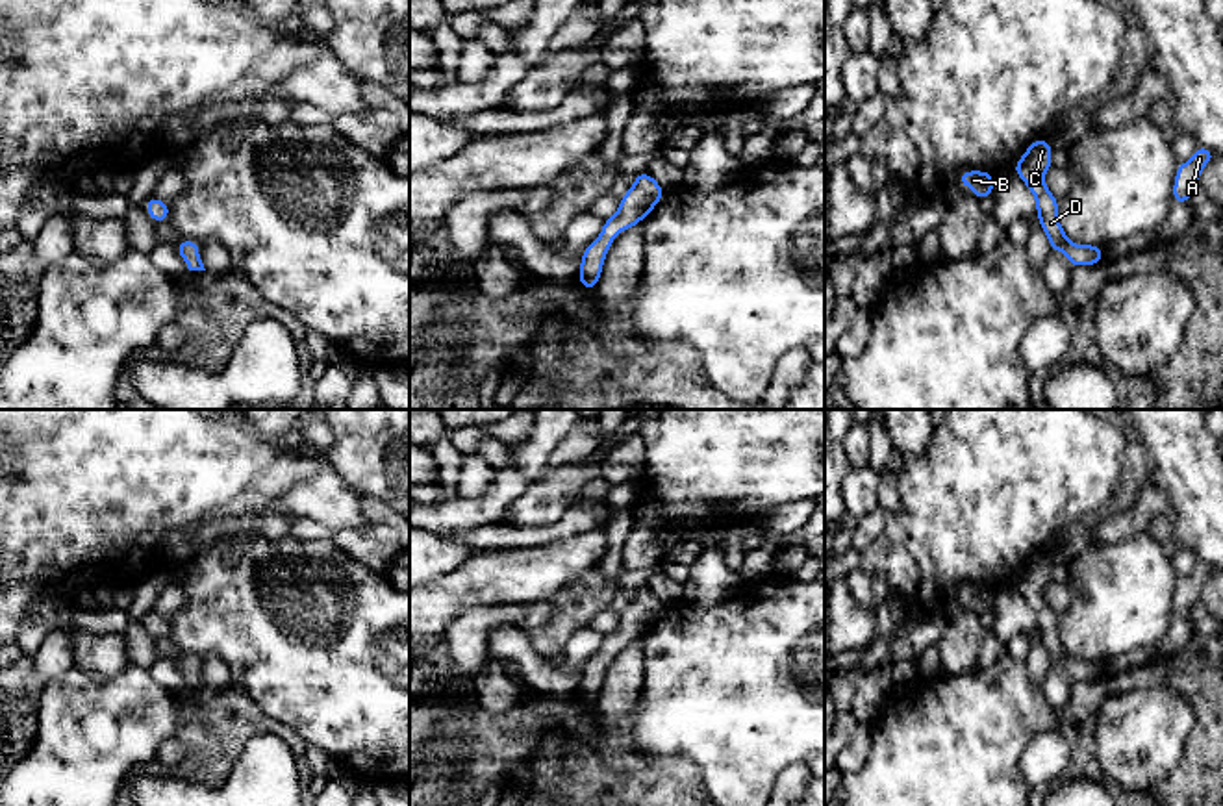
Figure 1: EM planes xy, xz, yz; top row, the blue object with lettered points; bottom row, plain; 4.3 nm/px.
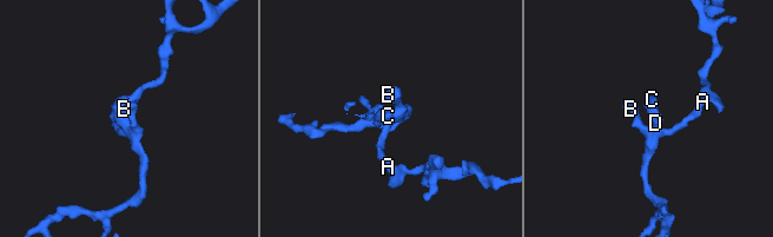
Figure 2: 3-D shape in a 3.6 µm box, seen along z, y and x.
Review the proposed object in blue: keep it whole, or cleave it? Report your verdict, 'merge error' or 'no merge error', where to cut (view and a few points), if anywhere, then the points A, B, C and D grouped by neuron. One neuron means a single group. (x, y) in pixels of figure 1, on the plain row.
no merge error; cut none; groups A B C D

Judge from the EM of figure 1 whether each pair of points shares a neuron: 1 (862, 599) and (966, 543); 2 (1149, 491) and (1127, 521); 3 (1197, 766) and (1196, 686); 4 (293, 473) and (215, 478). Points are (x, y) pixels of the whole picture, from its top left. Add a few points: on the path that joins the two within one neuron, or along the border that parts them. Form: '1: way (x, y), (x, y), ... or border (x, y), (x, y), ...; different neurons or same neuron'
1: border (858, 567), (869, 579); different neurons
2: way (1149, 499), (1134, 514); same neuron
3: way (1203, 745), (1203, 706); same neuron
4: border (299, 458), (280, 454), (249, 484); different neurons

